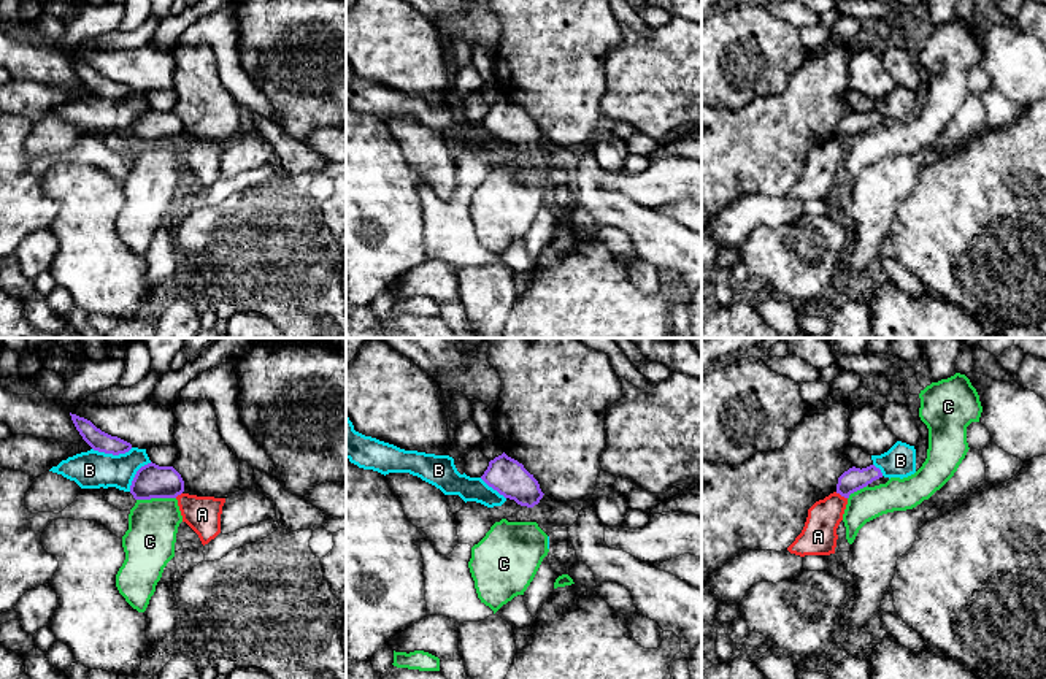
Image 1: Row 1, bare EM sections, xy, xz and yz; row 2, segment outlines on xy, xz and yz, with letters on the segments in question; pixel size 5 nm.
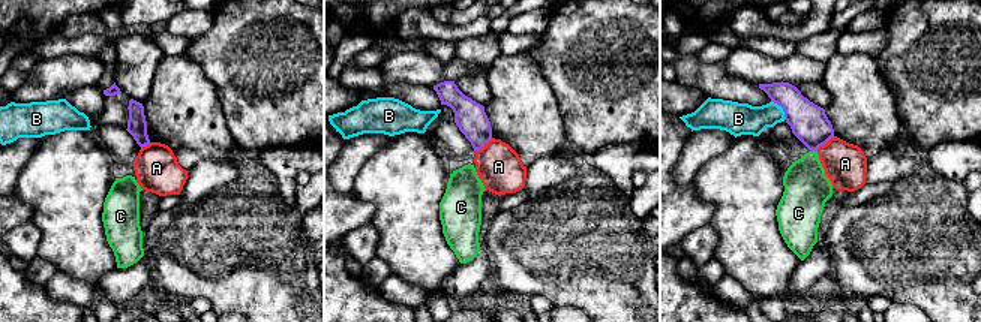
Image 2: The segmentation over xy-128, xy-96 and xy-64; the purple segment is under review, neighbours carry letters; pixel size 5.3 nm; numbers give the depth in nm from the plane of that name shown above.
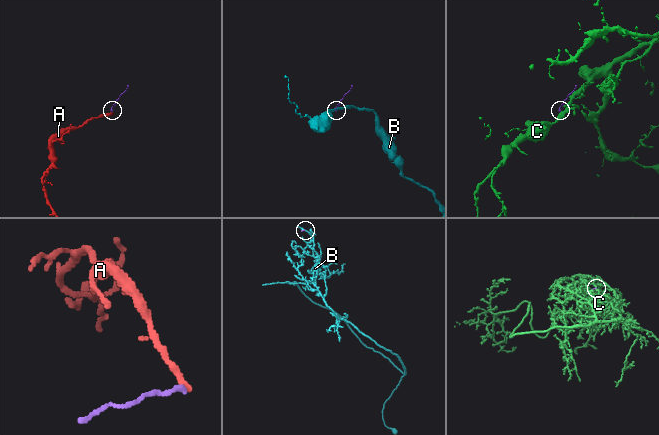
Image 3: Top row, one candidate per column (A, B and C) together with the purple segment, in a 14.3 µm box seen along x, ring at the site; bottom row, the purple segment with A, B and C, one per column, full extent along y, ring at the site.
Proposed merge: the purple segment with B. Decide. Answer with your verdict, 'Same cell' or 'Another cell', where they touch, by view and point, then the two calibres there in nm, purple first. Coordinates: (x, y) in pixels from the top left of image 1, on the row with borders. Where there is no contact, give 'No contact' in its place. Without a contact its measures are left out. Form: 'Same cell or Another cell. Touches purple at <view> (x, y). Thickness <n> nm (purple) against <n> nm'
Another cell. Touches purple at xy (111, 452). Thickness 100 nm (purple) against 190 nm

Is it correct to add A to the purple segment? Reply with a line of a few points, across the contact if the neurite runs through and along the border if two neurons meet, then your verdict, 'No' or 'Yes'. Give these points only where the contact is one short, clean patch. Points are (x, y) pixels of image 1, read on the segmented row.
Line: yz (835, 492), (846, 498). No

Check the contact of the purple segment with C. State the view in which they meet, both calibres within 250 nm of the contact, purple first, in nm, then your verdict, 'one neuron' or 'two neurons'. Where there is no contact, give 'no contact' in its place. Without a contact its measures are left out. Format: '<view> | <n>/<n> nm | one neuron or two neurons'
xy | 180/260 nm | two neurons

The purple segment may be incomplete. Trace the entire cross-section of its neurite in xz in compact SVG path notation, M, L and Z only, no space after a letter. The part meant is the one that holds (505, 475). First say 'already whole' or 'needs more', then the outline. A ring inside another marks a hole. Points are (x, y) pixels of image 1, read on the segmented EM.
already whole; M505 452L489 462L481 479L500 495L514 500L521 506L533 508L544 495L533 474Z

